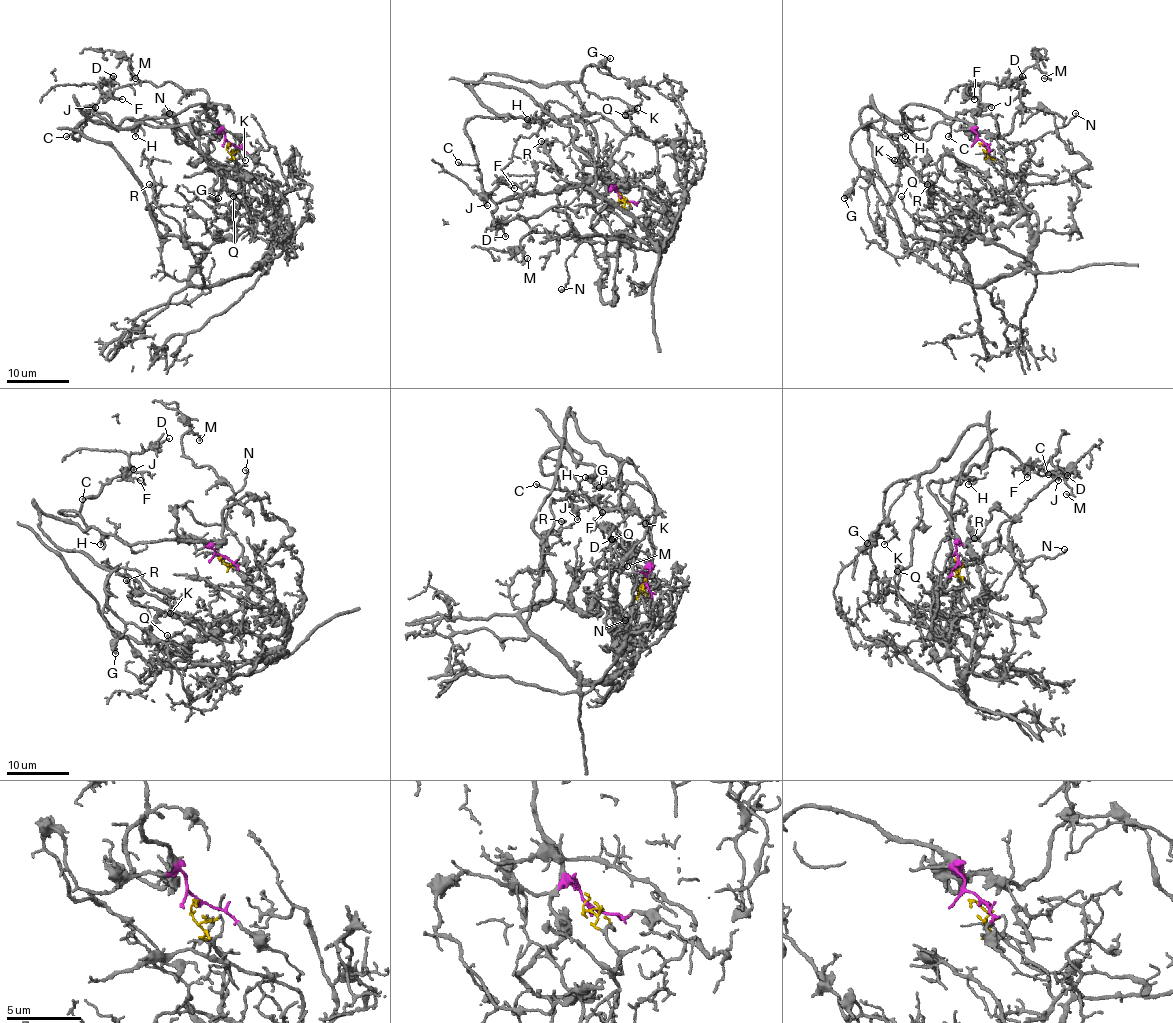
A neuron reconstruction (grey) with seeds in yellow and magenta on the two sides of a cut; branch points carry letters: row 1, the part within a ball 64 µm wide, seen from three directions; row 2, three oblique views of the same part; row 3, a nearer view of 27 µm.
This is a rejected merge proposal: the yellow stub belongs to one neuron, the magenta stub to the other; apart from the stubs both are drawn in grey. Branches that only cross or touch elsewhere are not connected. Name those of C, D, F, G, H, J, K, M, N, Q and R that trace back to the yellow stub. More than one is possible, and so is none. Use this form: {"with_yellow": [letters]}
{"with_yellow": ["Q", "R"]}

